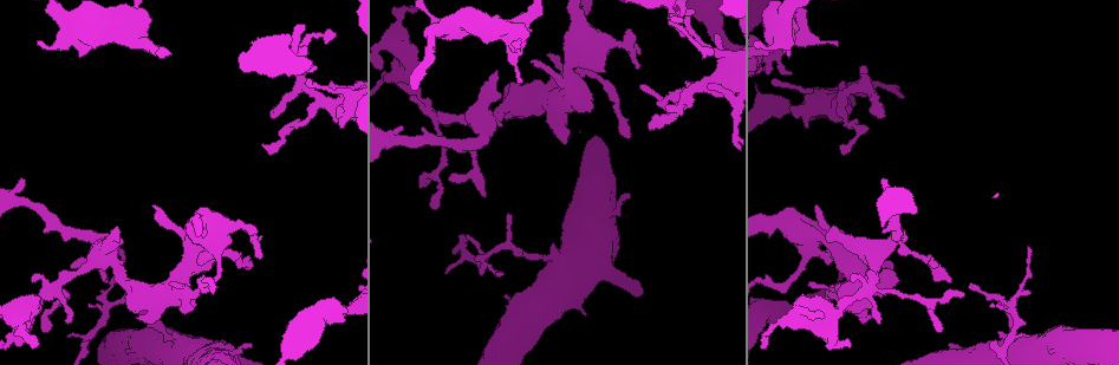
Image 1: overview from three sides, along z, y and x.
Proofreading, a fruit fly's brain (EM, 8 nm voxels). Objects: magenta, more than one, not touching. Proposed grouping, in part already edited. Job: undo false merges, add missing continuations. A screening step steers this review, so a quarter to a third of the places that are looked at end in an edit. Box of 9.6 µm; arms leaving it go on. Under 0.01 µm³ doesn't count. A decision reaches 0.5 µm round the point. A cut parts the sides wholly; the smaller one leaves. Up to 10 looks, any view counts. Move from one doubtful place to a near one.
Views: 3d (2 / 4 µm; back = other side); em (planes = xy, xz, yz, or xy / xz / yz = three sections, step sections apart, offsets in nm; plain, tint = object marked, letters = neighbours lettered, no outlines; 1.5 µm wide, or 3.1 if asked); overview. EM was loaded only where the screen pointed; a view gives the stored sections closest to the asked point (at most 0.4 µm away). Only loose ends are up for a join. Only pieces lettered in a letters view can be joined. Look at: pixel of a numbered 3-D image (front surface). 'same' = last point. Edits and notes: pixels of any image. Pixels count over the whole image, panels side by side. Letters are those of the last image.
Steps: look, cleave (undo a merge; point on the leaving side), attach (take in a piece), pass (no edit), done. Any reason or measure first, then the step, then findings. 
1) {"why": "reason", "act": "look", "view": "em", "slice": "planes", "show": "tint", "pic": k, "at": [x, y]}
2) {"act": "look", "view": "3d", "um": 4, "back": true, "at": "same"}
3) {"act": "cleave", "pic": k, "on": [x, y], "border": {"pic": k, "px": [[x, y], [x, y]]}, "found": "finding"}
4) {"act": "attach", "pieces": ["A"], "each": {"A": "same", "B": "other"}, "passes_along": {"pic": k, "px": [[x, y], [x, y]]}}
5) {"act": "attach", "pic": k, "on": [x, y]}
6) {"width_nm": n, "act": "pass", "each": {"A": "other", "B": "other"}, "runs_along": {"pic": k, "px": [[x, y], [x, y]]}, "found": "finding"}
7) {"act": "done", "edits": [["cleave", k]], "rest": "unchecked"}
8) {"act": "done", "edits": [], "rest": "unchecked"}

{"why": "tapers out", "act": "look", "view": "em", "slice": "planes", "show": "letters", "pic": 1, "at": [949, 345]}

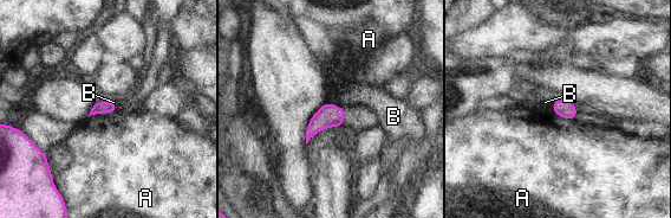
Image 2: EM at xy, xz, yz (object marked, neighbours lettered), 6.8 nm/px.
{"width_nm": 80, "act": "pass", "each": {"A": "other", "B": "other"}, "border": {"pic": 2, "px": [[116, 110], [91, 114], [89, 116]]}, "found": "no lettered piece goes on from it"}

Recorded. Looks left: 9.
{"why": "branch stops here", "act": "look", "view": "em", "slice": "planes", "show": "letters", "pic": 1, "at": [534, 61]}

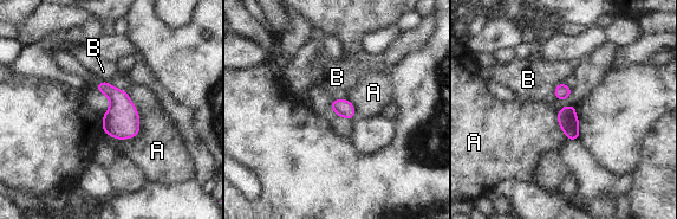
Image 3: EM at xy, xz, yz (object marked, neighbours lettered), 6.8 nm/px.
{"longest_contact_nm": ["A", 340], "act": "pass", "each": {"A": "other", "B": "other"}, "border": {"pic": 3, "px": [[125, 91], [138, 133], [118, 140]]}, "found": "none of them fits"}

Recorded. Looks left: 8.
{"why": "abrupt turn", "act": "look", "view": "3d", "um": 2, "pic": 1, "at": [205, 285]}

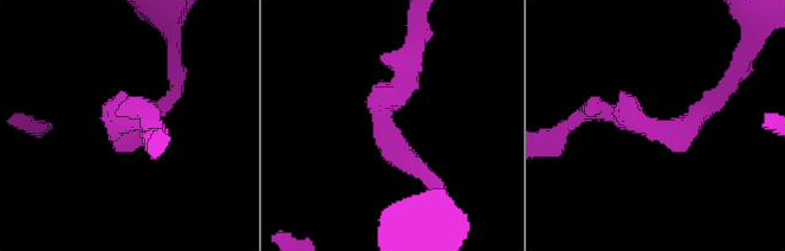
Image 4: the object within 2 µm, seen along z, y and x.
{"act": "look", "view": "em", "slice": "planes", "show": "letters", "pic": 4, "at": [386, 131]}

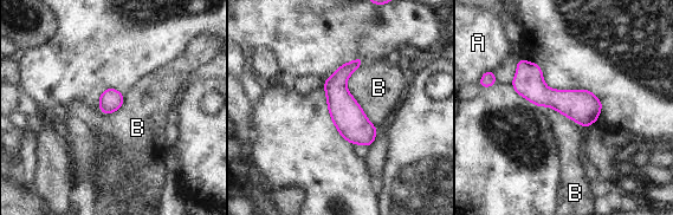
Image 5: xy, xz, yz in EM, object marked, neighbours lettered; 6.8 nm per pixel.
{"width_nm": 160, "act": "pass", "each": {"A": "other", "B": "other"}, "found": "continuous, no second neuron"}

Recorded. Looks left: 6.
{"why": "branch stops here", "act": "look", "view": "em", "slice": "planes", "show": "plain", "pic": 1, "at": [693, 12]}

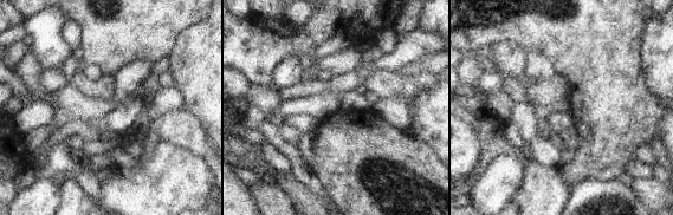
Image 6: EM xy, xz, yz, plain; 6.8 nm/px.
{"why": "see the neighbours", "act": "look", "view": "em", "slice": "planes", "show": "letters", "at": "same"}

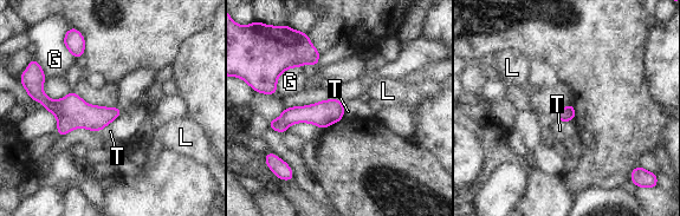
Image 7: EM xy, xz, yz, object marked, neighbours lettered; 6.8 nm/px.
{"width_nm": 100, "act": "pass", "each": {"G": "other", "L": "other", "T": "other"}, "border": {"pic": 7, "px": [[121, 113], [98, 131]]}, "found": "none of them fits"}

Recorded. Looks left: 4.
{"act": "done", "edits": [], "rest": "unchecked"}

